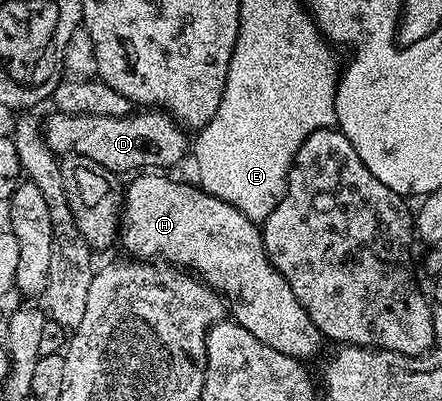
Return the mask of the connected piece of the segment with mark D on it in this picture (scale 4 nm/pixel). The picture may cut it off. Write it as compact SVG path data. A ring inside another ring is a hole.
M156 108L123 114L121 118L52 112L48 119L43 119L42 131L44 142L57 156L86 156L118 176L124 176L127 170L140 172L145 168L176 166L183 160L184 153L190 150L189 135L181 129L175 118Z

